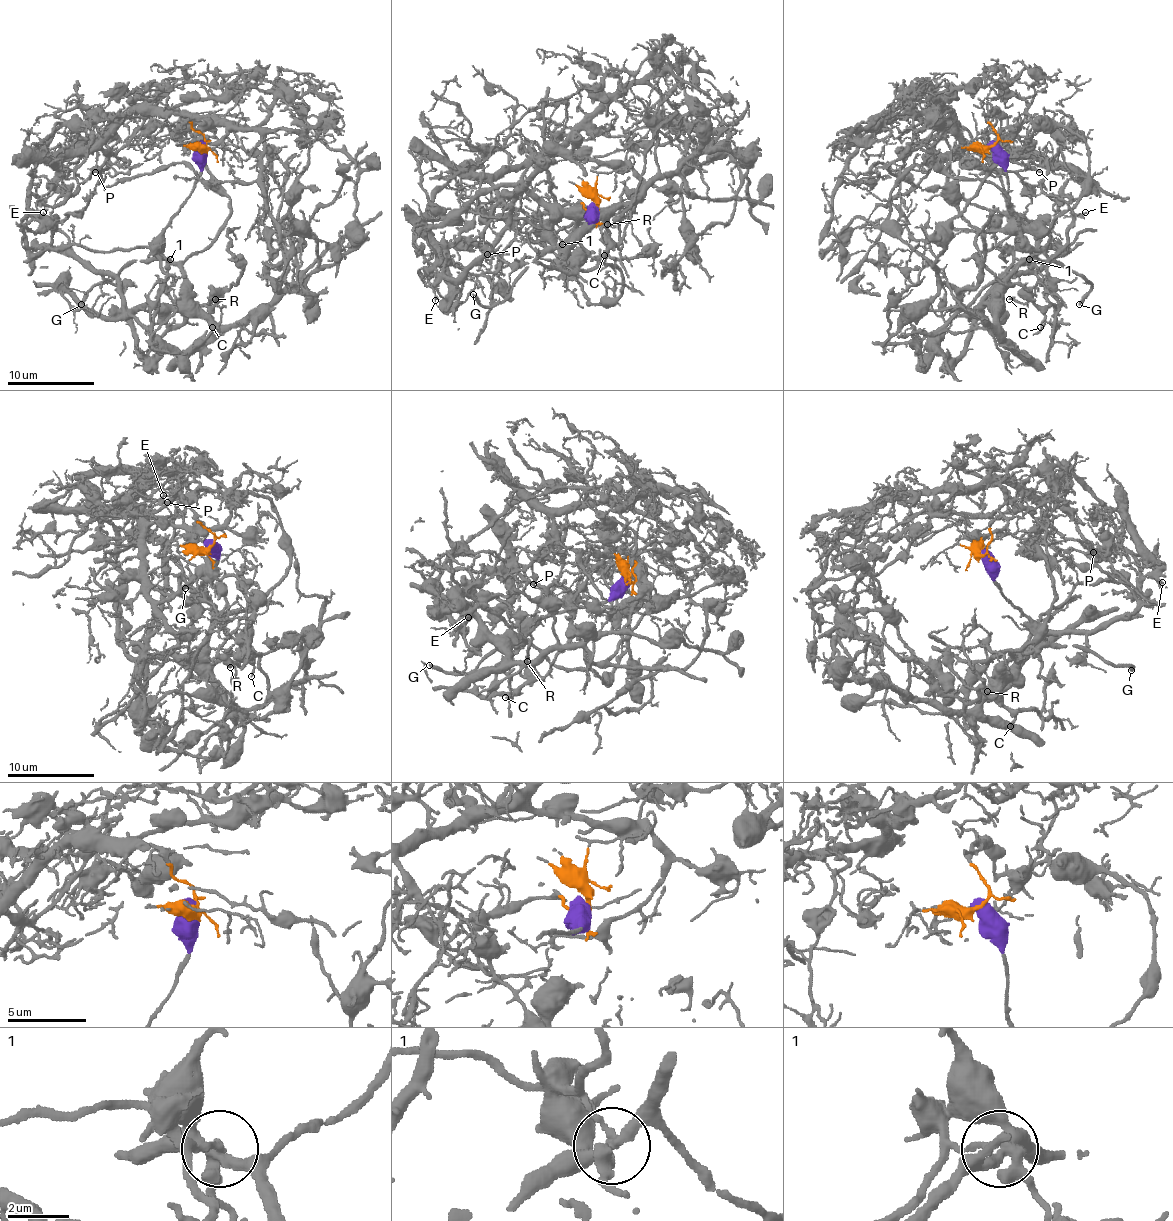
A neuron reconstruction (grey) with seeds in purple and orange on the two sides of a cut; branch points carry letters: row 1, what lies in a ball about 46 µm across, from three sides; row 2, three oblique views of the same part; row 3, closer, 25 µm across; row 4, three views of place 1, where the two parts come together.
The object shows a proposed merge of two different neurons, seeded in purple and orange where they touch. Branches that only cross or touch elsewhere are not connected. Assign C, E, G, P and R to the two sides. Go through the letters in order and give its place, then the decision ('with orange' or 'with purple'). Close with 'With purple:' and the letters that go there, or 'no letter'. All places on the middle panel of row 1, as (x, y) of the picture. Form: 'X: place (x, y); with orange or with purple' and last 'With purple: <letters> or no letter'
C: place (604, 255); with purple
E: place (435, 300); with orange
G: place (473, 294); with purple
P: place (487, 254); with orange
R: place (607, 224); with purple
With purple: C, G, R

